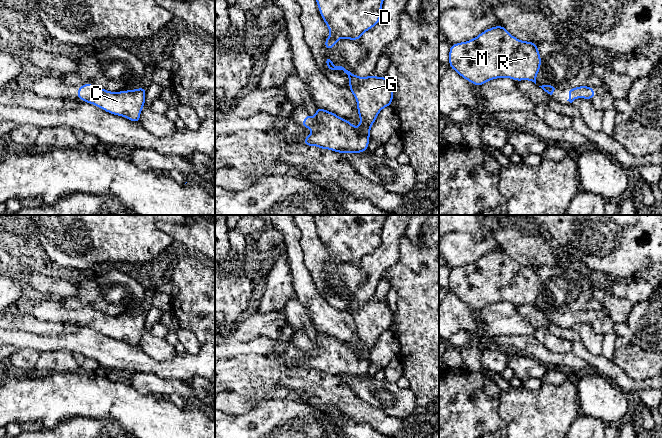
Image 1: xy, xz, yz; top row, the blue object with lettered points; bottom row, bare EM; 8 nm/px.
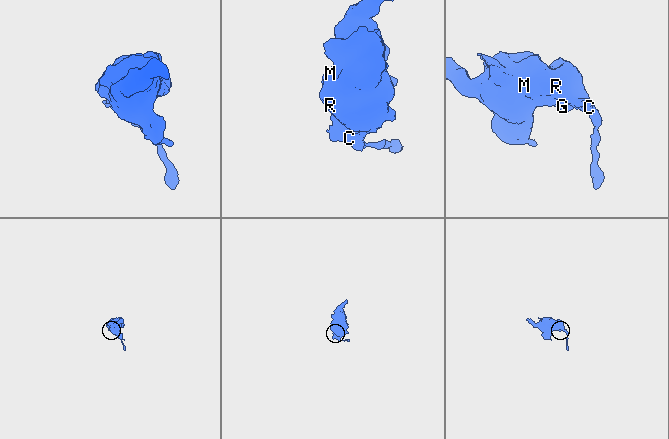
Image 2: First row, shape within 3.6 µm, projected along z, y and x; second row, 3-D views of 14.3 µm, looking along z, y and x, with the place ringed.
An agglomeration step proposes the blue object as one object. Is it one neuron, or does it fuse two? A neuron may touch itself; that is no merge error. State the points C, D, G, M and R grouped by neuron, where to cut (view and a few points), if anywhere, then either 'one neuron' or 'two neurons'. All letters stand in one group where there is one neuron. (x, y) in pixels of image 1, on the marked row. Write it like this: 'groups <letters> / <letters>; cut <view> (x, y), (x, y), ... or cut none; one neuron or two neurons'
groups C D G M R; cut none; one neuron

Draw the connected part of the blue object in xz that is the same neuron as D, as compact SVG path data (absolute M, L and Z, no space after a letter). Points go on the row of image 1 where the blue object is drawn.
M316 0L323 21L330 30L330 36L324 41L330 51L341 38L359 40L362 34L372 29L381 20L383 0Z

